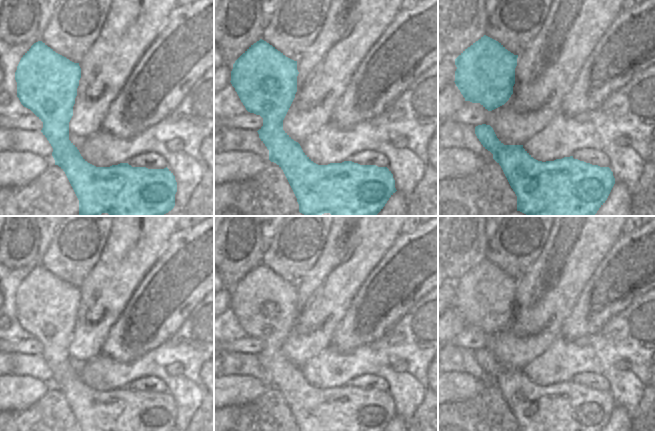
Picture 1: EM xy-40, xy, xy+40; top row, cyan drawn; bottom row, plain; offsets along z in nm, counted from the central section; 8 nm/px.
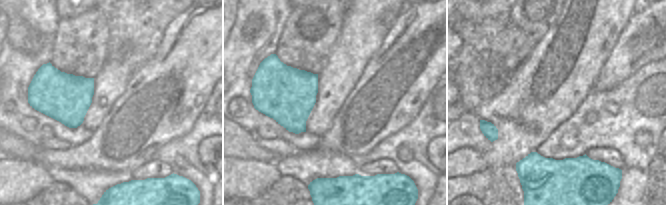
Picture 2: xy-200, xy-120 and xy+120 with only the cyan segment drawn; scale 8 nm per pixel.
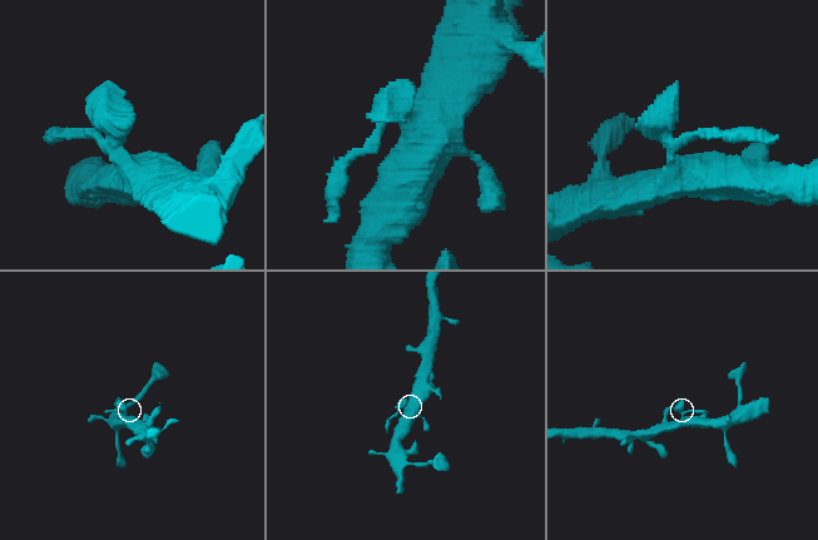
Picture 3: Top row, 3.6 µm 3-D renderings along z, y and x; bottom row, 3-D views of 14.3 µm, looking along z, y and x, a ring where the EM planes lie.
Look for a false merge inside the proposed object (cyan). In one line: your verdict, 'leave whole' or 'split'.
leave whole

